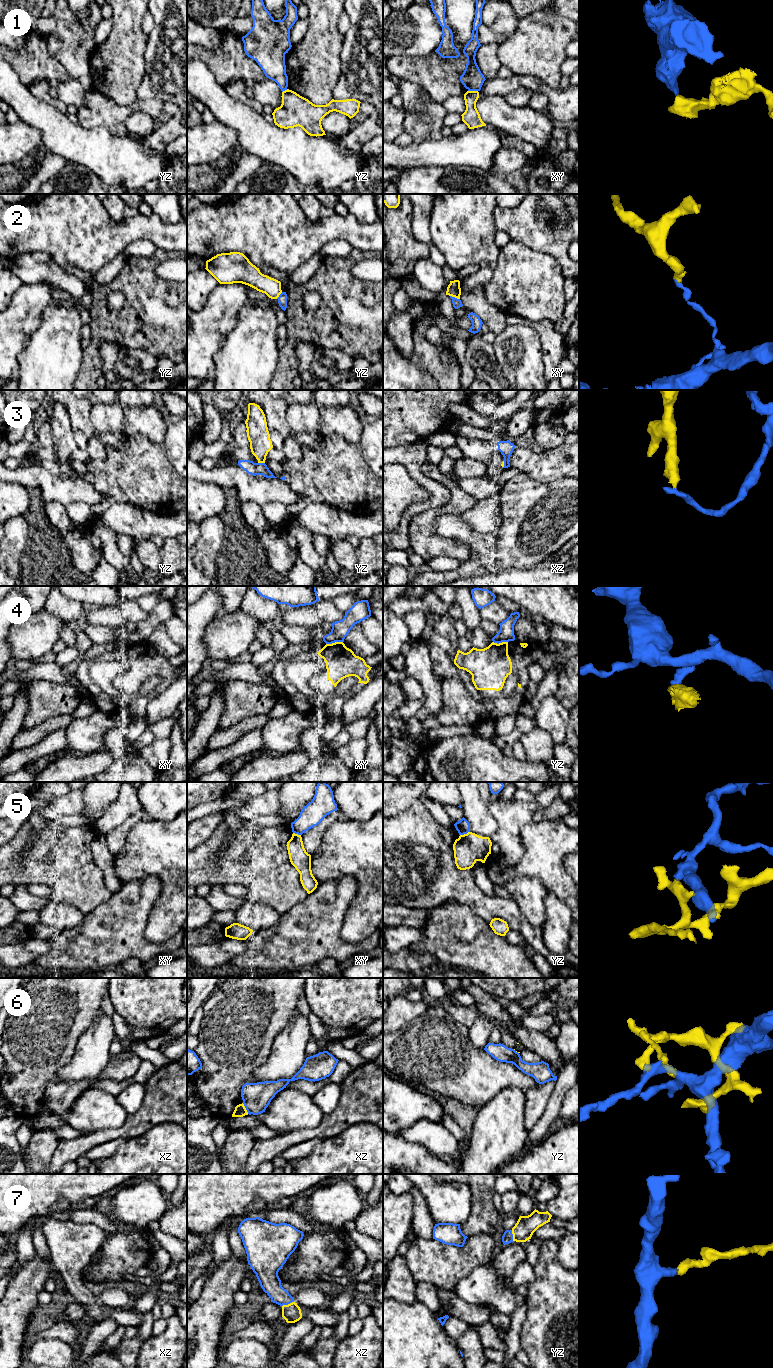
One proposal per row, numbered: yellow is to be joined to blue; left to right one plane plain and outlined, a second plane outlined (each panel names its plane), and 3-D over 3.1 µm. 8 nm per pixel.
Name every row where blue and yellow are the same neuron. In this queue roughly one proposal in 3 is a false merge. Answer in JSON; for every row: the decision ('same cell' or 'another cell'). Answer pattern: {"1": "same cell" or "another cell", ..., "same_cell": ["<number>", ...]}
{"1": "another cell", "2": "another cell", "3": "another cell", "4": "another cell", "5": "another cell", "6": "another cell", "7": "same cell", "same_cell": ["7"]}

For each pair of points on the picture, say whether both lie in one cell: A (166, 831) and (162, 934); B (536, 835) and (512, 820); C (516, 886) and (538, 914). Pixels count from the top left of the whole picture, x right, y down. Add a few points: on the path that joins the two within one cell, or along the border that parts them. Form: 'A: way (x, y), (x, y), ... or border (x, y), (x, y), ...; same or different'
A: way (170, 857), (170, 908); same
B: border (532, 820), (520, 831), (524, 849); different
C: way (523, 893), (531, 901), (532, 907); same

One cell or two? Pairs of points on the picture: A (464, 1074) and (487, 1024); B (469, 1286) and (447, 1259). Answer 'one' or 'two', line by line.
A: two
B: two

